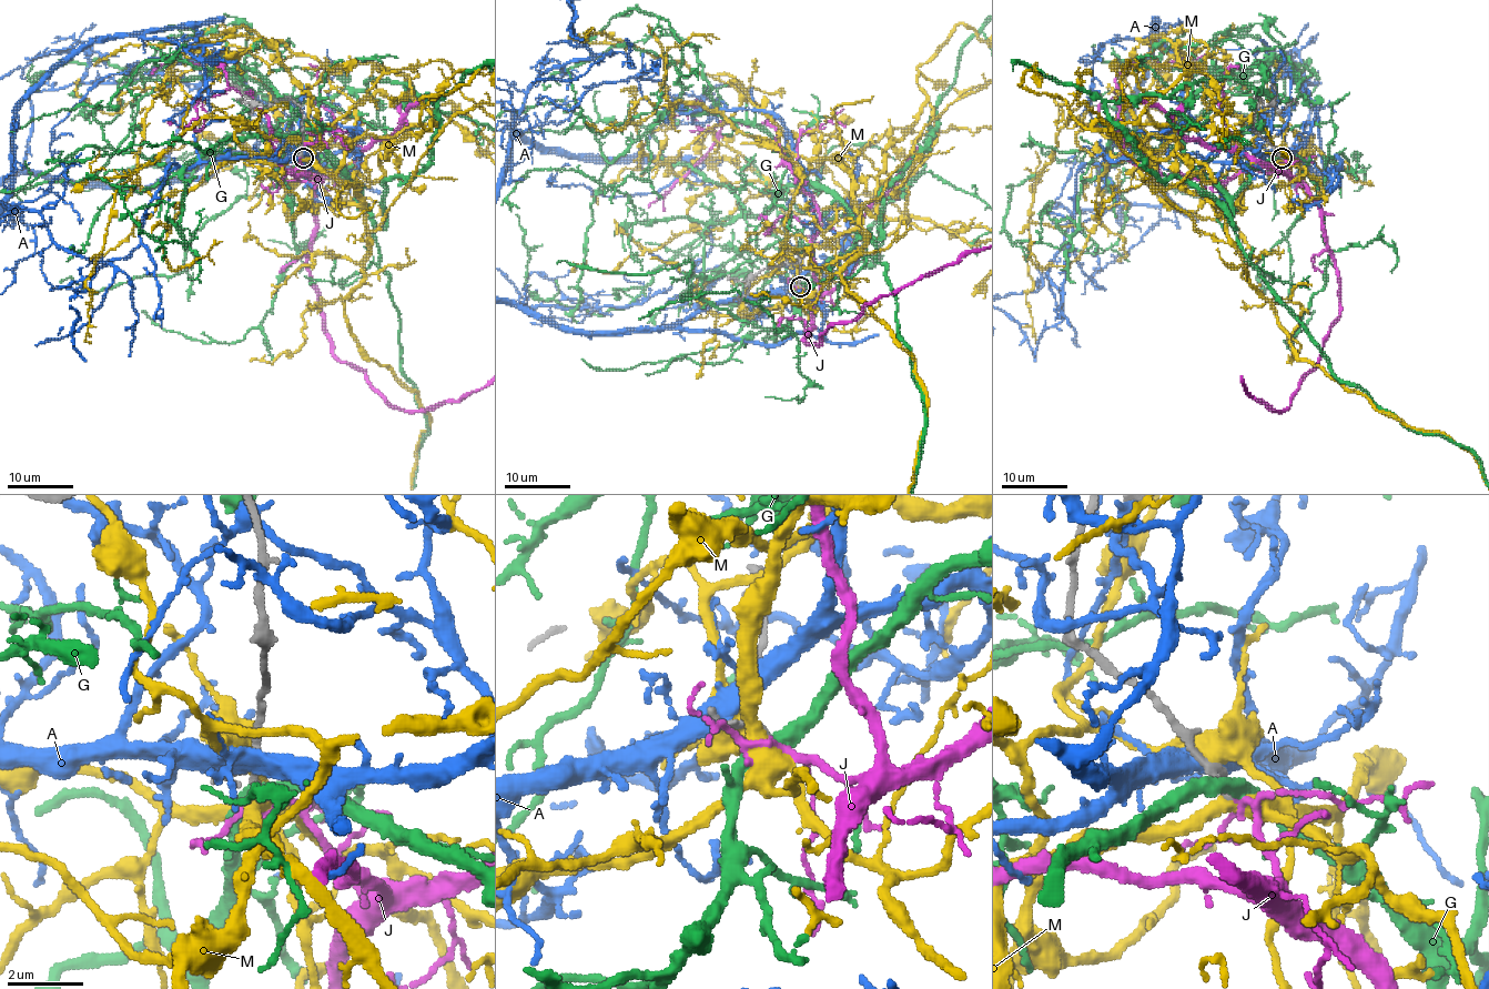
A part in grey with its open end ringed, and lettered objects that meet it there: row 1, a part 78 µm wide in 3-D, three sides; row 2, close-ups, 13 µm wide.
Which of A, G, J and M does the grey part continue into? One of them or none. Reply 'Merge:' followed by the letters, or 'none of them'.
Merge: J

